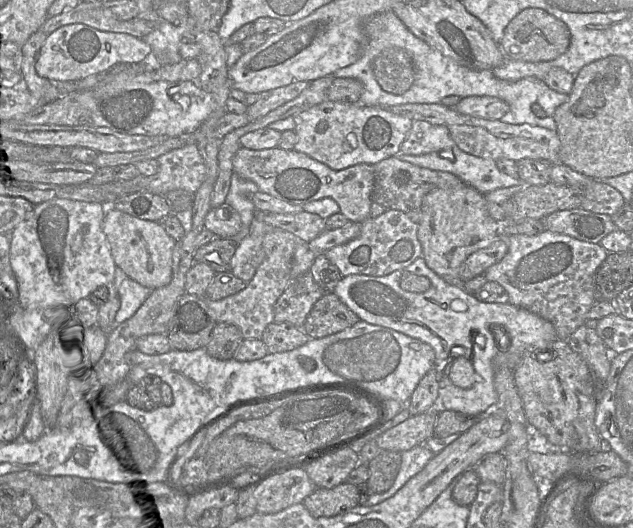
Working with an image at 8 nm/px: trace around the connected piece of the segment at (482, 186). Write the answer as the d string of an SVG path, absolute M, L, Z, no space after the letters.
M457 145L451 151L455 156L453 160L443 158L435 152L424 155L399 152L396 157L419 167L451 173L483 194L522 183L519 176L512 177L501 172L492 159L469 154Z

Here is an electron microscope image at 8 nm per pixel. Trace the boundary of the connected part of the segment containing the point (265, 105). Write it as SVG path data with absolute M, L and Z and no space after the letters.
M294 82L287 86L259 93L258 100L247 108L246 114L251 122L268 112L296 98L305 88L307 82Z

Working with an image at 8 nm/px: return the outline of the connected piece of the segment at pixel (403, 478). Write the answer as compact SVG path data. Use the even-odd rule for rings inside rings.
M425 444L400 453L401 466L393 485L386 492L371 494L366 501L366 506L377 505L392 497L409 479L420 472L434 455Z

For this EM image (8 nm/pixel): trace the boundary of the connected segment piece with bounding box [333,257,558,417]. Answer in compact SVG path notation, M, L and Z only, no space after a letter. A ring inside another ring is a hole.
M423 257L417 258L404 269L394 271L386 276L368 276L353 274L343 277L335 286L333 293L347 305L359 318L369 324L379 325L401 332L429 344L435 351L434 368L439 381L438 403L445 410L461 412L471 417L481 417L492 409L498 401L494 388L494 374L497 367L507 367L514 370L526 355L545 352L558 339L552 323L540 316L510 303L487 303L479 301L472 293L464 290L461 284L449 283L431 270ZM492 325L501 325L509 336L507 349L497 346L491 332ZM453 346L461 346L467 359L475 370L475 384L464 389L455 386L449 377L449 370L453 364L450 350Z

